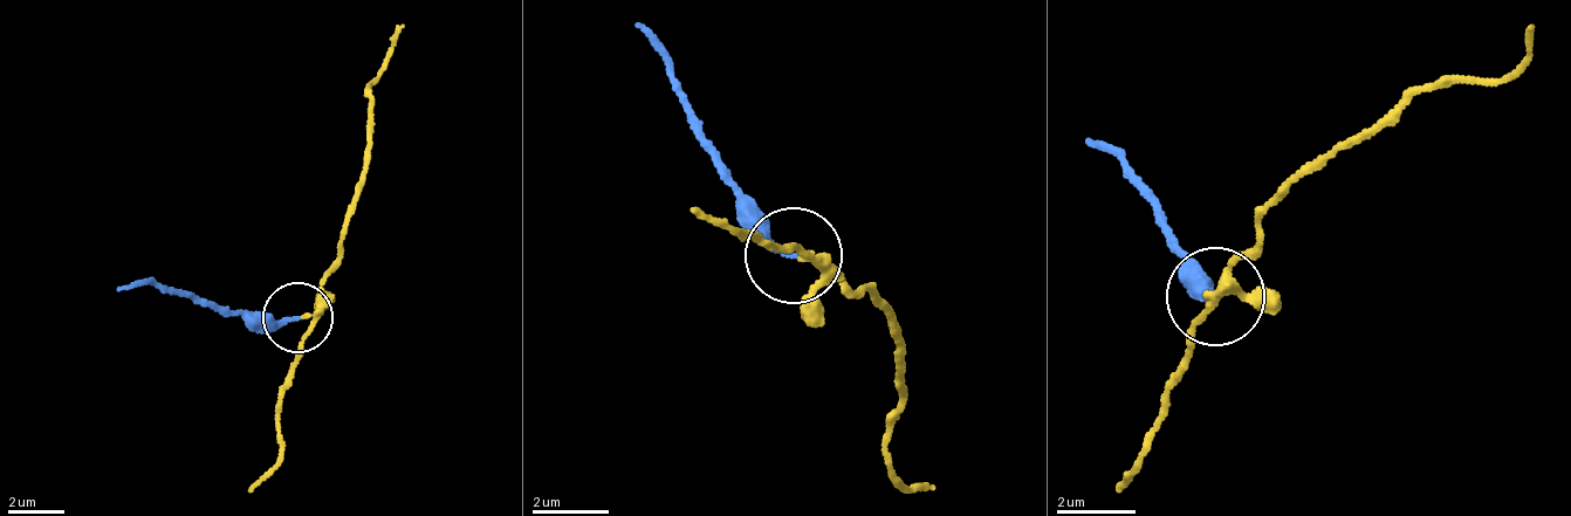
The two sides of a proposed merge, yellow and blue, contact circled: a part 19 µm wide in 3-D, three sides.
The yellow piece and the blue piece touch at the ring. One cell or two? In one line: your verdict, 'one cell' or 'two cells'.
two cells

